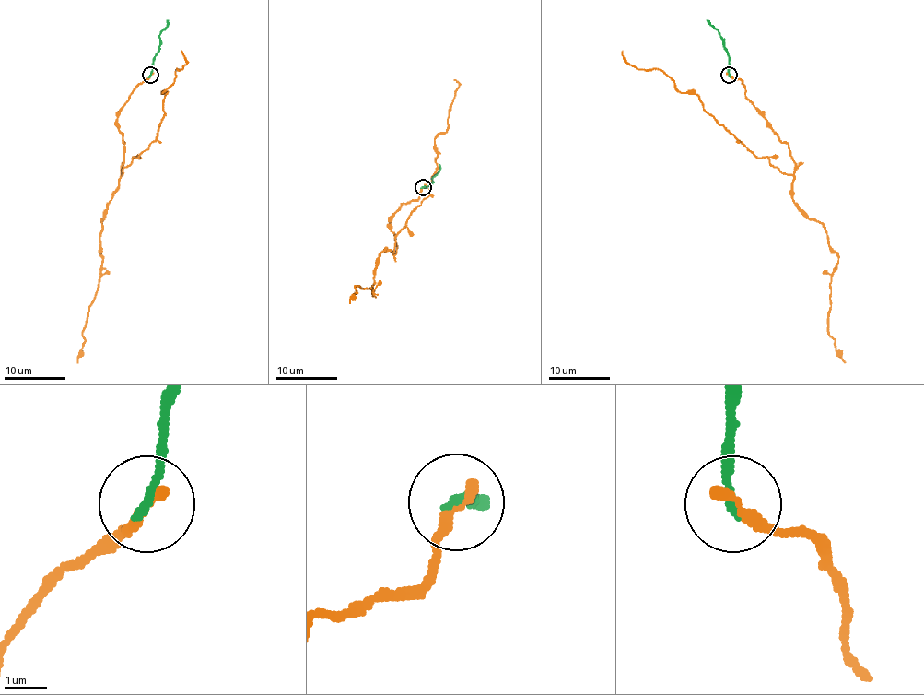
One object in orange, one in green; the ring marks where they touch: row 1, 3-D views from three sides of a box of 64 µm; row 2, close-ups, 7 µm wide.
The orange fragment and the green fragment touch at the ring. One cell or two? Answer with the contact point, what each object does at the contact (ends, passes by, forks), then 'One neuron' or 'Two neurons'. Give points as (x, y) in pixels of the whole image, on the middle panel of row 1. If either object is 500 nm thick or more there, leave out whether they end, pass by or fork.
Place: (423, 187). At the ring orange ends. At the ring green ends. One neuron

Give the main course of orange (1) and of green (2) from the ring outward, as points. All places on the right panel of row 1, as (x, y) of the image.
1: (729, 75), (789, 145), (791, 173), (756, 157), (695, 94), (682, 93), (660, 70), (640, 70), (622, 50)
2: (729, 75), (729, 54), (724, 40), (706, 19)

